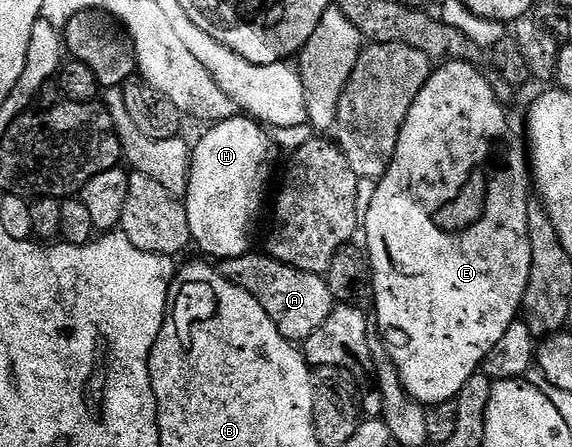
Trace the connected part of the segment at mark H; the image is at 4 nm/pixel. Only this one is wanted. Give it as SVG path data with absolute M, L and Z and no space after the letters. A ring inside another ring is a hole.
M237 116L224 119L209 125L208 130L200 138L200 143L191 147L191 162L189 164L188 190L182 197L186 216L190 220L190 232L193 243L201 246L207 257L212 260L237 258L253 249L252 234L248 225L260 206L260 193L264 190L264 181L268 178L268 148L270 149L270 134L261 123L249 116Z

